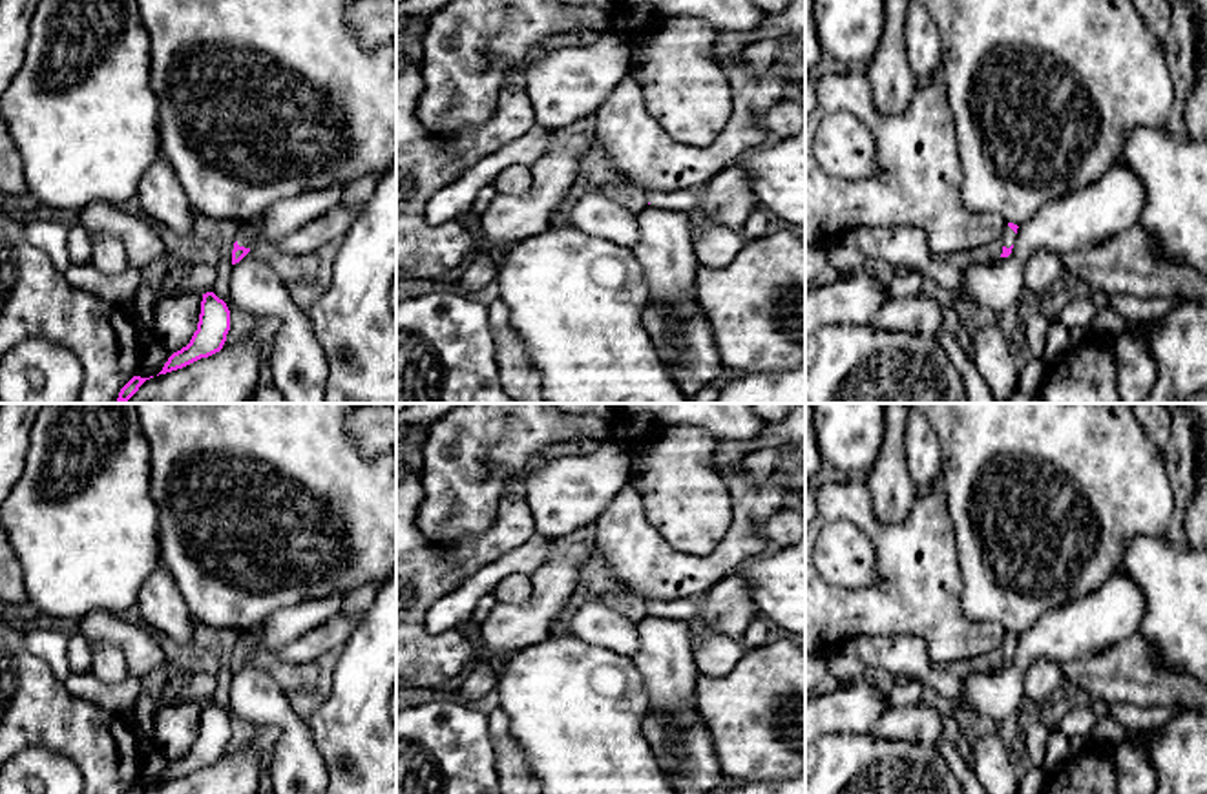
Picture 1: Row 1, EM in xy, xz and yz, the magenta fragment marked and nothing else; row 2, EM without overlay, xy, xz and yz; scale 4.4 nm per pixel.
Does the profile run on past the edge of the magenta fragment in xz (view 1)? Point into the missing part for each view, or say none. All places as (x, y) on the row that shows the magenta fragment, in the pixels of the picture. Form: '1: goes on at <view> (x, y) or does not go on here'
1: does not go on here

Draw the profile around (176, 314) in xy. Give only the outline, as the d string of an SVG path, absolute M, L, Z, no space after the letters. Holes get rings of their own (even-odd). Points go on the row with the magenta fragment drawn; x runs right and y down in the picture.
M170 287L153 307L153 323L148 329L168 350L186 347L197 330L203 294L192 288Z

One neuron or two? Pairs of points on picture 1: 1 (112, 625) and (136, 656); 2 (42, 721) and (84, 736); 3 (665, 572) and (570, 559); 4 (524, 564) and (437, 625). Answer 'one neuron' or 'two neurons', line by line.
1: one neuron
2: one neuron
3: two neurons
4: one neuron

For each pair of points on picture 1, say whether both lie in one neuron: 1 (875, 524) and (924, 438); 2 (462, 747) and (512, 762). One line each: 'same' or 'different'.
1: different
2: different

